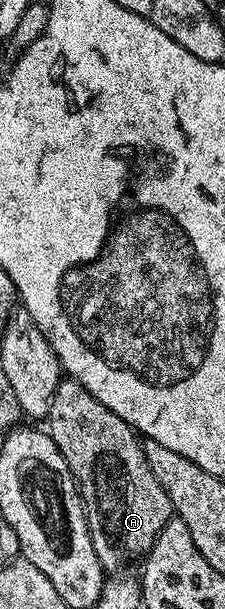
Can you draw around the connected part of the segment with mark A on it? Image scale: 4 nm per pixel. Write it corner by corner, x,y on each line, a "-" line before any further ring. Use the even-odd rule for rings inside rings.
65,379
53,396
47,418
47,432
77,479
81,500
85,502
85,517
89,520
91,543
95,547
95,555
101,568
106,574
113,575
124,570
128,561
141,556
144,558
157,544
170,521
174,520
175,514
167,491
163,491
159,479
155,479
147,463
145,446
137,430
129,426
122,417
115,415
115,411
103,407
103,403
99,403
99,399
95,399
95,395
91,395
91,391
83,388
78,381

